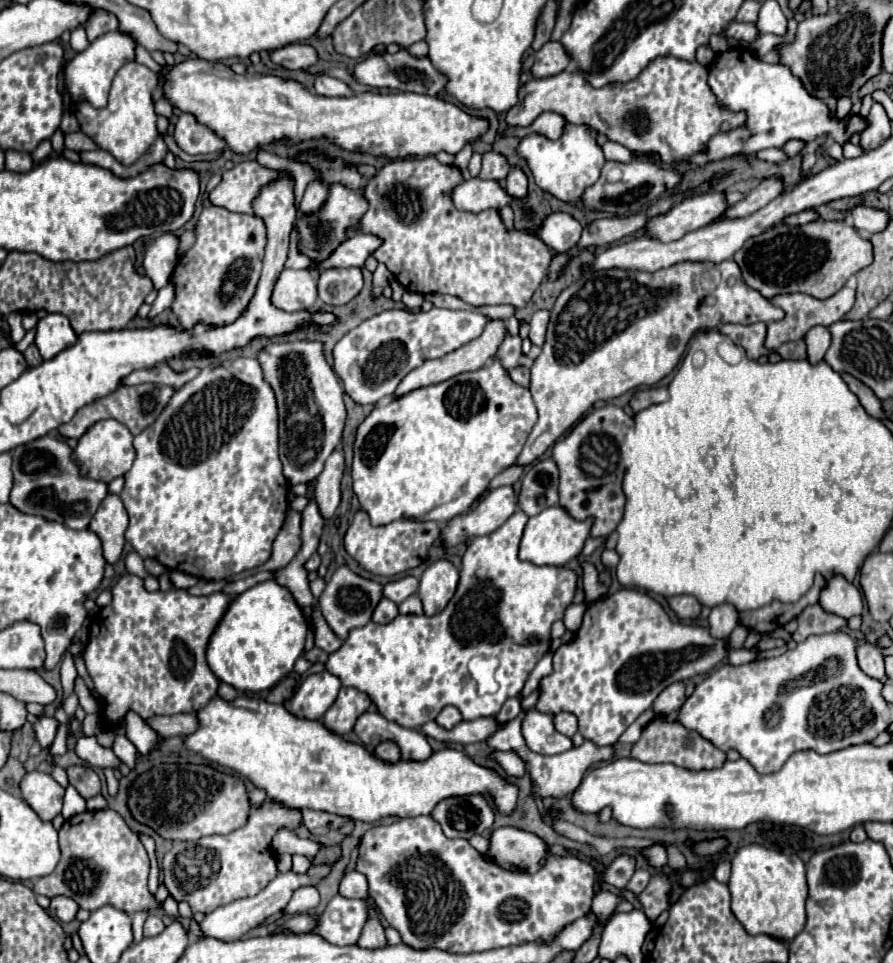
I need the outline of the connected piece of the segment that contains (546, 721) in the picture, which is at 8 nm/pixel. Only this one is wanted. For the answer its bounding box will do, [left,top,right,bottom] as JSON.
[522,708,572,756]

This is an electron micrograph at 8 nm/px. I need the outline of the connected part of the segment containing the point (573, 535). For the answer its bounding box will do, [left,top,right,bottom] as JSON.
[520,504,594,566]

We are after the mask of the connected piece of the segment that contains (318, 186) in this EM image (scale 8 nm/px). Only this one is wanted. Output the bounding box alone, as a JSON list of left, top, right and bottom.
[300,180,328,212]

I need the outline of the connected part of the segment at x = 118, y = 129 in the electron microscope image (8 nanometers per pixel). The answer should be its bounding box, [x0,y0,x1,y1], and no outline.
[74,62,158,166]

